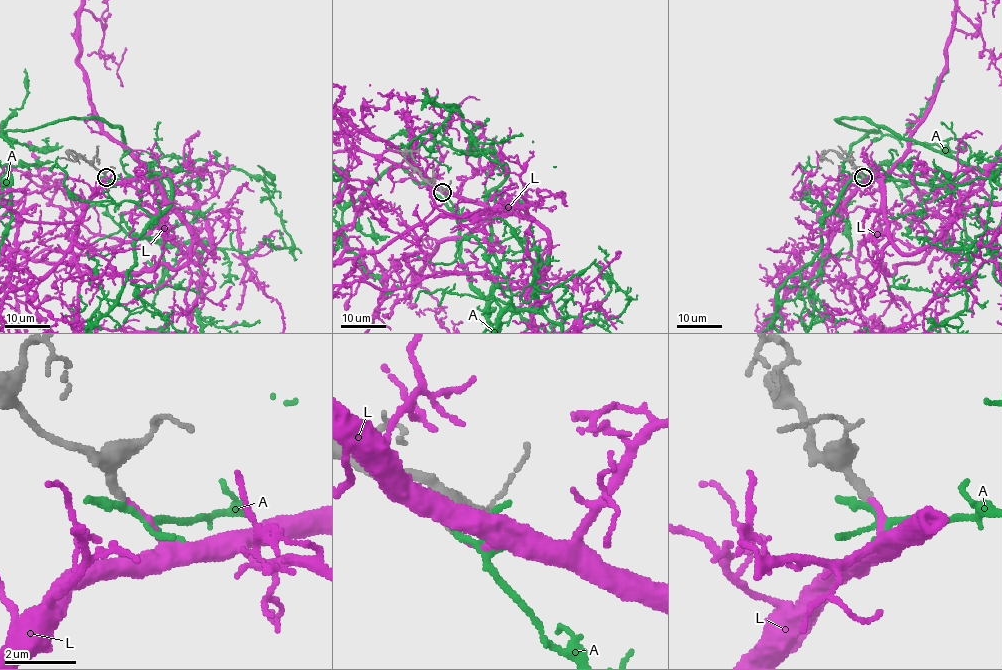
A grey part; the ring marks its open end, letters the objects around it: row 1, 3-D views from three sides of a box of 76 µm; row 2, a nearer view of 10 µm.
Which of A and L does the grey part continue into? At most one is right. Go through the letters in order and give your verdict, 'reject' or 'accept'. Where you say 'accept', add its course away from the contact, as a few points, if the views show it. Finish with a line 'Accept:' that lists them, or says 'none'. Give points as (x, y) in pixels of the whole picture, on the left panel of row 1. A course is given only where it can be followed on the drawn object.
A: reject
L: accept
Accept: L

